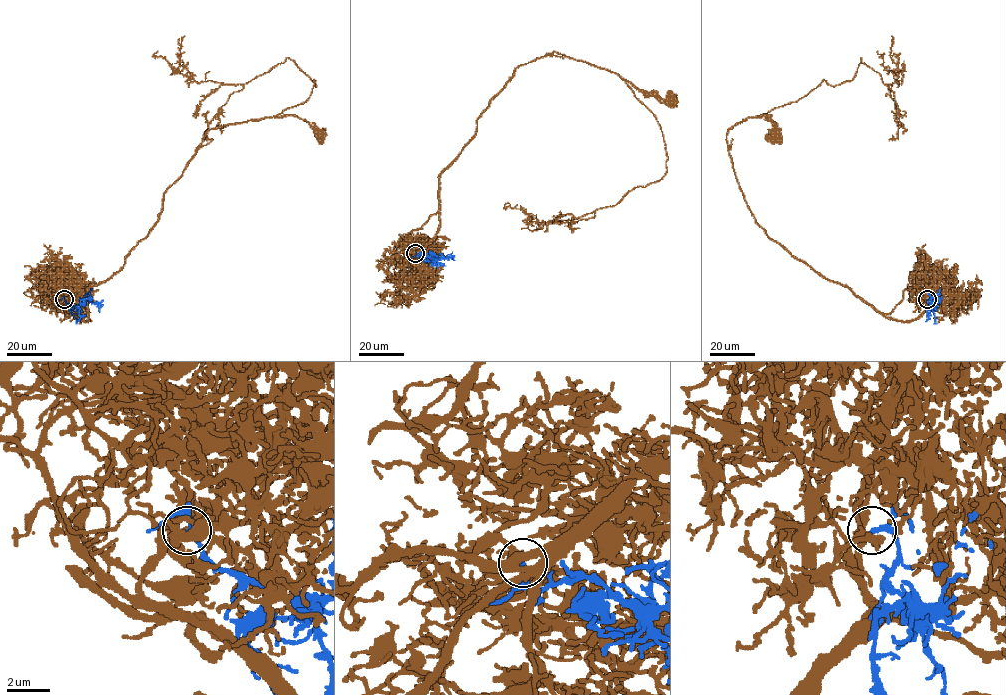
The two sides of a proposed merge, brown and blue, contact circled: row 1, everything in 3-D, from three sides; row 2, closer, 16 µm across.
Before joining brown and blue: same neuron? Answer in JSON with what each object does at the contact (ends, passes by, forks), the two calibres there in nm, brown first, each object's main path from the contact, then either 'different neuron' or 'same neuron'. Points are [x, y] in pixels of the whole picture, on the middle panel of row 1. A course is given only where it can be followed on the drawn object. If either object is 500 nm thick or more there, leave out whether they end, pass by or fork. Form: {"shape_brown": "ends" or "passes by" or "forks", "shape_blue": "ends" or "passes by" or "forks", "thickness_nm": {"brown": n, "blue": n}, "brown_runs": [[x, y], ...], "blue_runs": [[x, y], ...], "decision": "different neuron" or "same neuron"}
{"shape_brown": "ends", "shape_blue": "passes by", "thickness_nm": {"brown": 320, "blue": 160}, "brown_runs": [[415, 253], [437, 230], [439, 175], [516, 67], [557, 52], [671, 101]], "blue_runs": [[415, 253], [436, 260], [451, 258]], "decision": "same neuron"}

